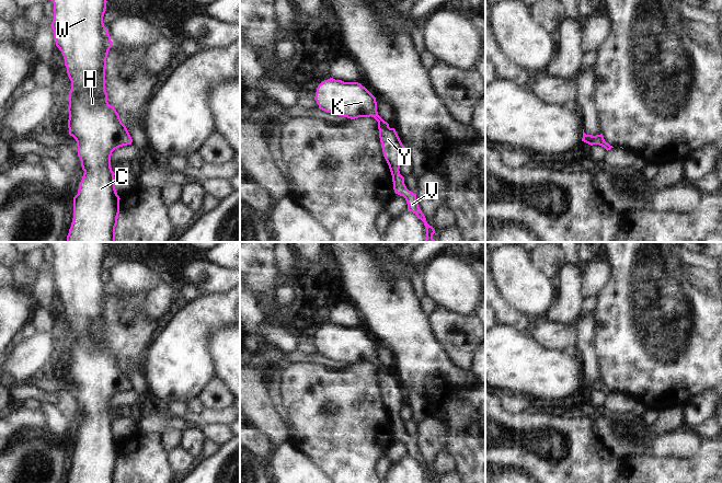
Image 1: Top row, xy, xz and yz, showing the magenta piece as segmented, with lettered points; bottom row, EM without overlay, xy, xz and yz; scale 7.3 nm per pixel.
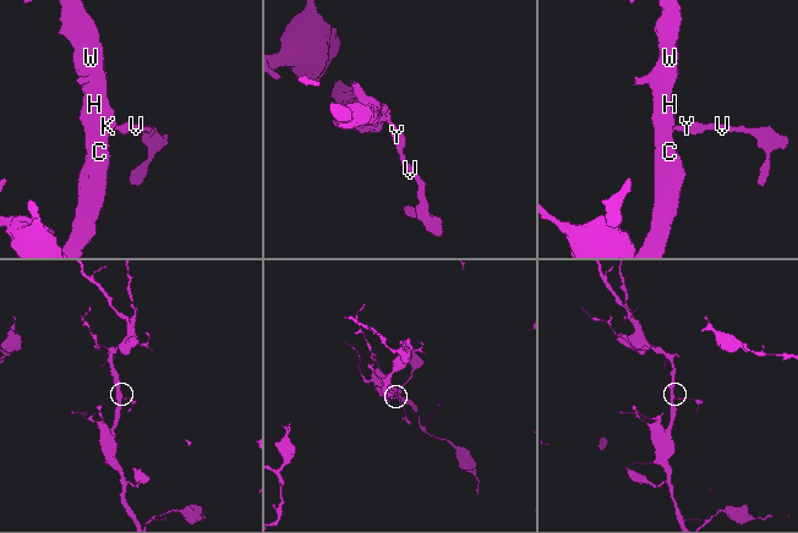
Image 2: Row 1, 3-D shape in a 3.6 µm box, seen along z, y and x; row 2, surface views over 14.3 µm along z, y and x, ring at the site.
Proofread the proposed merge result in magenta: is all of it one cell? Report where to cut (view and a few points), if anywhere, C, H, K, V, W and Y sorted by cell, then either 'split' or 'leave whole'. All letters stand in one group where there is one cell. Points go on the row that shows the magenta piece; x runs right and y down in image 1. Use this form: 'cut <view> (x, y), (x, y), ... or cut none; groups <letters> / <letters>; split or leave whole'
cut none; groups C H K V W Y; leave whole

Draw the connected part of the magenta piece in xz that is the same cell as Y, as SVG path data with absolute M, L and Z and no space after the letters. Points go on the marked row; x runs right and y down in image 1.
M330 78L318 85L314 100L319 108L326 113L351 119L371 116L378 122L381 148L392 175L394 193L403 196L408 204L408 211L412 211L424 222L426 228L424 242L436 242L433 239L435 230L427 223L420 209L416 194L406 188L404 177L399 171L405 147L396 129L390 128L389 124L378 115L376 97L358 82L344 82Z

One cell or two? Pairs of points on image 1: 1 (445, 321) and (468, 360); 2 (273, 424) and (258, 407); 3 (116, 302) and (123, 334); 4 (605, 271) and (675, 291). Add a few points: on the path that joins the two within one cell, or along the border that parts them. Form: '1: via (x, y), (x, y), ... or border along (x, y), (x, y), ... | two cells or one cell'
1: via (446, 331), (463, 351) | one cell
2: via (268, 420), (261, 412) | one cell
3: via (123, 310), (123, 326) | one cell
4: border along (610, 261), (610, 279), (597, 295) | two cells

